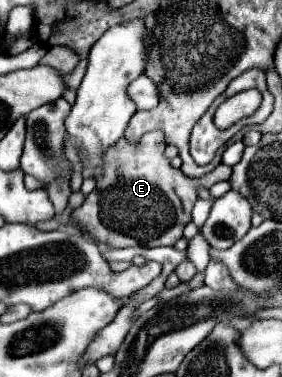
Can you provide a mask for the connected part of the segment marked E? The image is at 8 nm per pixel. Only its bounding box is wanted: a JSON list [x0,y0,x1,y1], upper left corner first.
[71,130,231,248]

